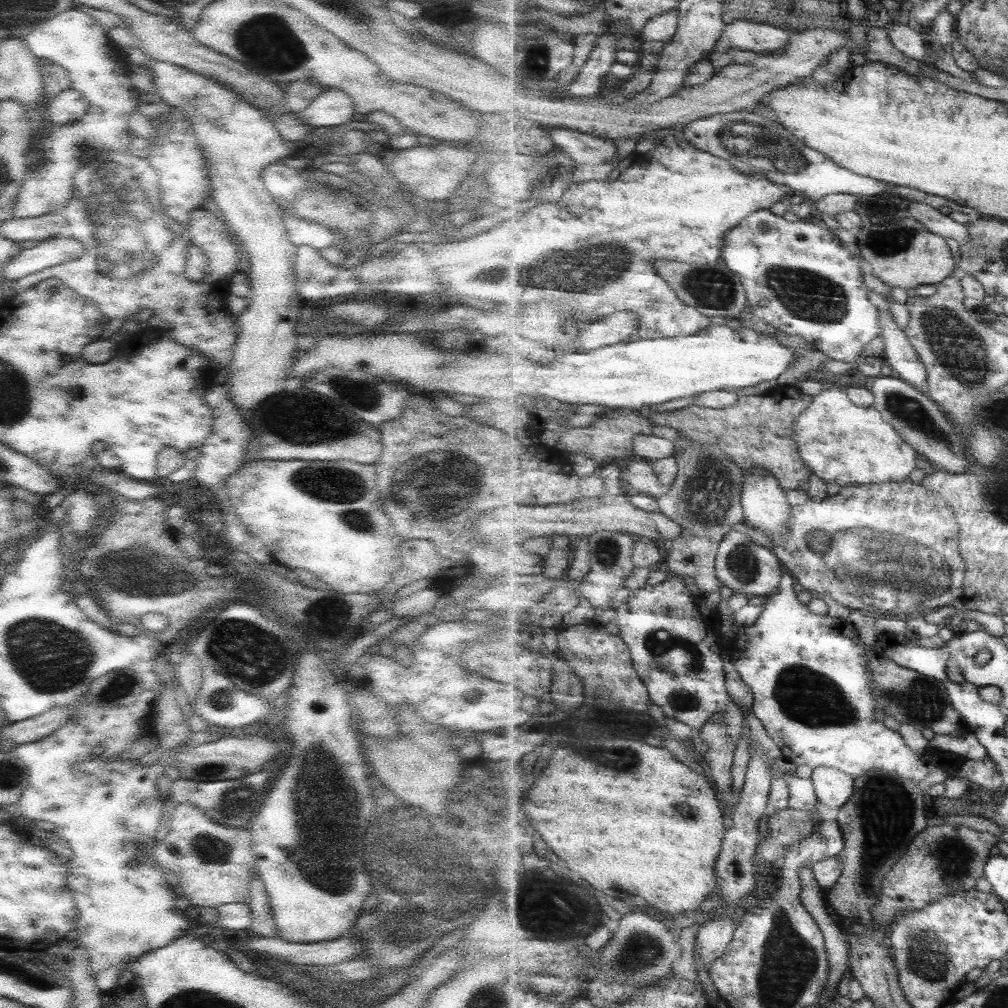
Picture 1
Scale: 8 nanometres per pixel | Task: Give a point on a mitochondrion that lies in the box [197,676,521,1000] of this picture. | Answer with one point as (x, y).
(417, 879)

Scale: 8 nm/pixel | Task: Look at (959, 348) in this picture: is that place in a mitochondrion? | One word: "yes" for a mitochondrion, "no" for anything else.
yes

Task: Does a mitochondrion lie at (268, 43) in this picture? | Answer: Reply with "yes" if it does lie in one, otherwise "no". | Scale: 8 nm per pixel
yes

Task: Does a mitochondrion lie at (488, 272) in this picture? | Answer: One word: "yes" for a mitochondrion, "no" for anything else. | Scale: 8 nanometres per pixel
yes

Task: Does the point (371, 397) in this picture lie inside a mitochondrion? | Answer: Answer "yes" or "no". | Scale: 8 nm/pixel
yes

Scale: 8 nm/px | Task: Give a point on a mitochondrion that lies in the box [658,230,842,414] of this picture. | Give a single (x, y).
(714, 289)

